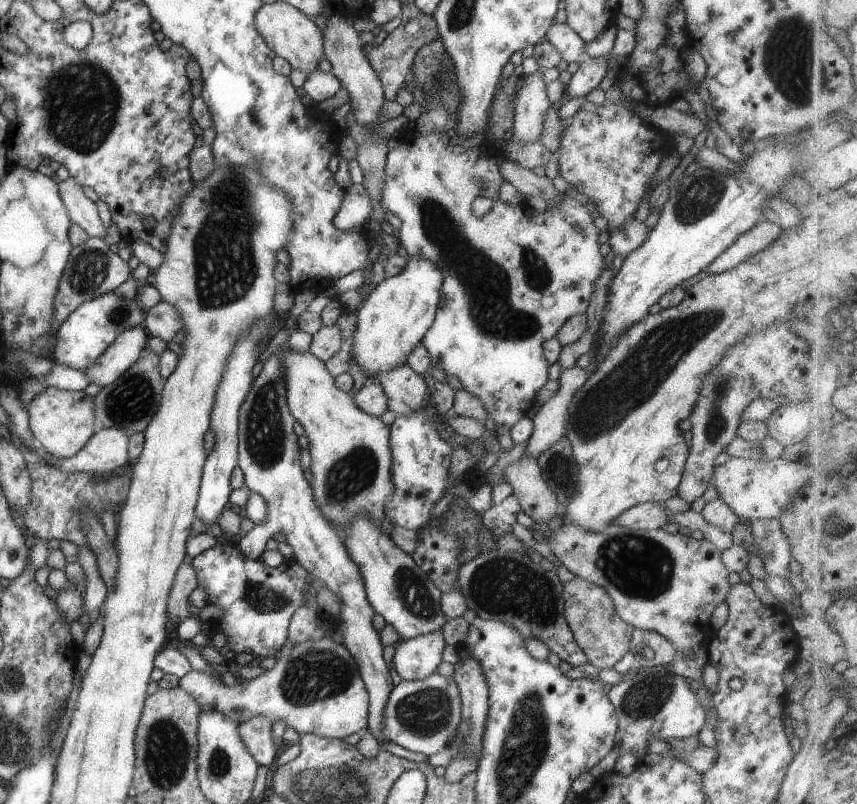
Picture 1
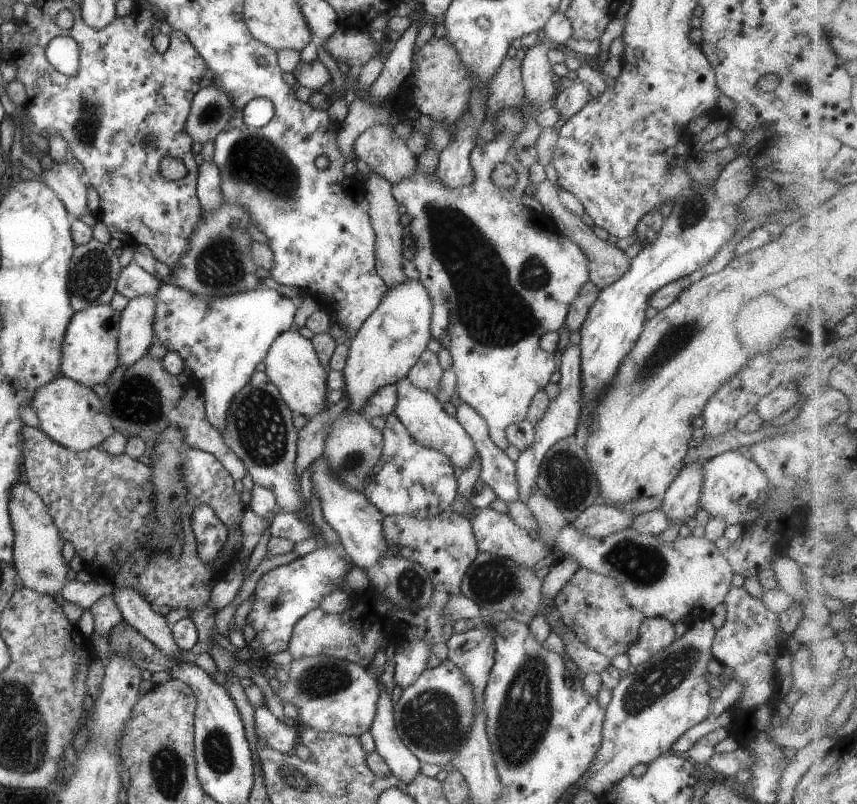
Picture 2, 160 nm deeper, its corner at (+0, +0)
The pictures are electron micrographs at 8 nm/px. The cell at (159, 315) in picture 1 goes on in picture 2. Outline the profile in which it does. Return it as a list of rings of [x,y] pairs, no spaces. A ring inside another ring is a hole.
[[[165,282],[157,289],[153,298],[155,298],[155,309],[151,326],[154,341],[157,341],[164,349],[165,344],[183,344],[177,350],[177,354],[181,358],[185,358],[183,354],[189,354],[183,364],[185,367],[189,366],[189,370],[193,370],[193,378],[199,378],[197,374],[201,374],[201,378],[196,384],[202,390],[206,420],[223,438],[225,414],[227,414],[227,406],[229,406],[231,398],[247,384],[255,366],[264,361],[271,342],[281,332],[294,328],[293,317],[298,302],[279,294],[273,288],[264,286],[255,288],[255,290],[247,290],[247,292],[237,292],[231,296],[215,298],[215,296],[195,296],[183,288],[177,288],[177,286]]]

